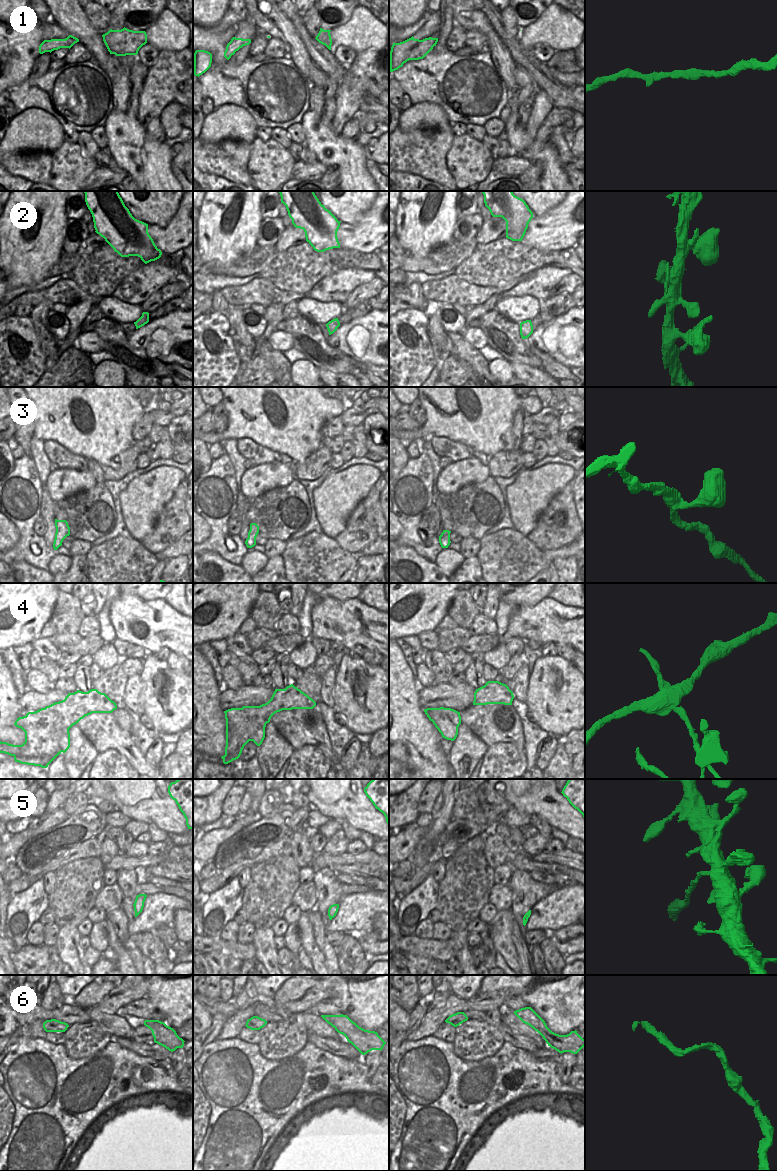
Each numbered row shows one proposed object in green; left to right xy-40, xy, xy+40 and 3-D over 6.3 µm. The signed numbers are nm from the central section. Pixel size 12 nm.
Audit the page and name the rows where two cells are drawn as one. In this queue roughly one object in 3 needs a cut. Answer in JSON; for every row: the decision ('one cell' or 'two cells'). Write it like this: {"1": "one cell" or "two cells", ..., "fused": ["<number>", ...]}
{"1": "one cell", "2": "one cell", "3": "one cell", "4": "two cells", "5": "two cells", "6": "one cell", "fused": ["4", "5"]}

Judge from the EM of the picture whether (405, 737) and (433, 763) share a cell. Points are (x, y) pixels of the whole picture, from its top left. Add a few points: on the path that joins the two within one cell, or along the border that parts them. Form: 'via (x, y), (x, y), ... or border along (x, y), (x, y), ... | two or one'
via (412, 743), (426, 758) | one

